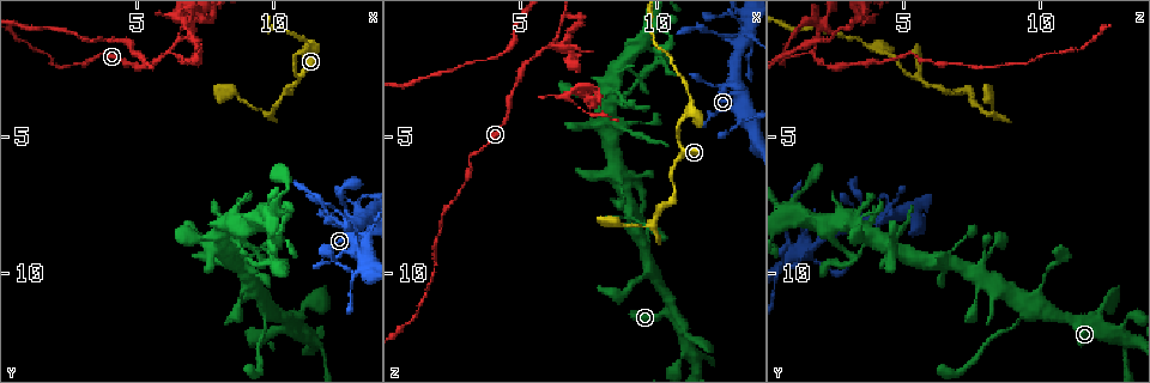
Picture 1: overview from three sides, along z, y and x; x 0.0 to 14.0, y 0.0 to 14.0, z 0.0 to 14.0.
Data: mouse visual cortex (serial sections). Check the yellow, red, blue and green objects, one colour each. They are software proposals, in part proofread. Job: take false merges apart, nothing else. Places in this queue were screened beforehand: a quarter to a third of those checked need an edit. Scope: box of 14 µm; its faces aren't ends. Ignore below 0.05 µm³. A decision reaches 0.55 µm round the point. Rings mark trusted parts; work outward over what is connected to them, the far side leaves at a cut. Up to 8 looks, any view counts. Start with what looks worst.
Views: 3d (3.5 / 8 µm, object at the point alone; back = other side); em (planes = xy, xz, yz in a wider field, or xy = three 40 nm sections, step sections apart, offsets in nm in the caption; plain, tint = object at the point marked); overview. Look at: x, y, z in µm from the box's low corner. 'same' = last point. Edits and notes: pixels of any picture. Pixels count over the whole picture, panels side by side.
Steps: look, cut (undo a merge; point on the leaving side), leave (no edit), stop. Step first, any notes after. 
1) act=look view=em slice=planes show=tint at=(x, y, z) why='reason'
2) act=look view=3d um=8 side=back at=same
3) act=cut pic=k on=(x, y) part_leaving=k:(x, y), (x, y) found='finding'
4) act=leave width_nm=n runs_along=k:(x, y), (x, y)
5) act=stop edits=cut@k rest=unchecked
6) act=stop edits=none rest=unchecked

act=look view=em slice=xy step=1 show=tint at=(9.4, 4.0, 8.3) why='abrupt turn'

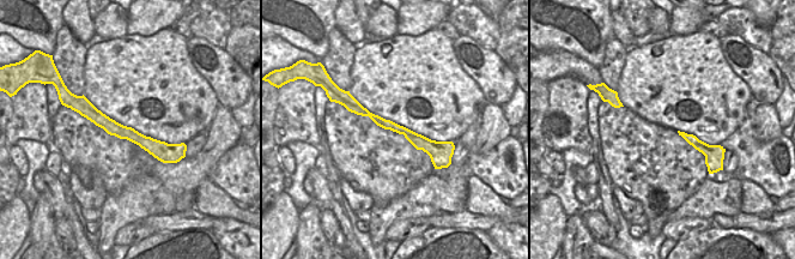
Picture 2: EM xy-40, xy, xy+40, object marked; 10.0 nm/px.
act=look view=3d um=3.5 at=same

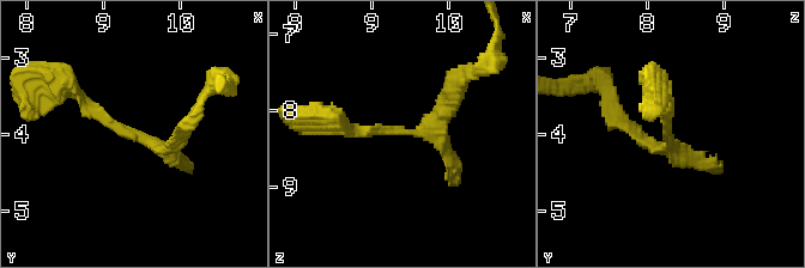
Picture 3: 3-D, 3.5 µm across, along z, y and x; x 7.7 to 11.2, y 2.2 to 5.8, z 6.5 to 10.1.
act=leave width_nm=140 runs_along=2:(80, 109), (159, 150), (175, 150) found='one cell here'

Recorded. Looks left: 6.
act=look view=3d um=8 at=(9.8, 12.1, 8.9) why='thin neck'

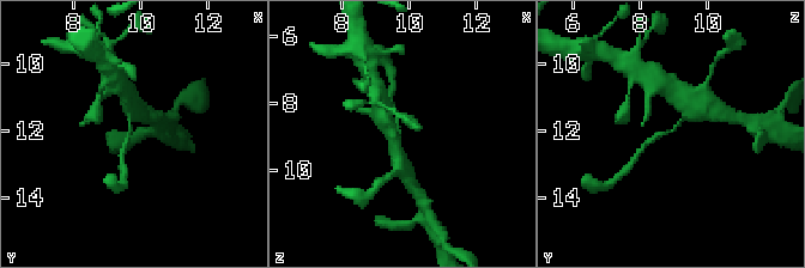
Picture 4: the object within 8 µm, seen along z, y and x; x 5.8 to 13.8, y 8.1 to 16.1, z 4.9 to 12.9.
act=look view=3d um=3.5 at=(9.7, 12.0, 8.9)

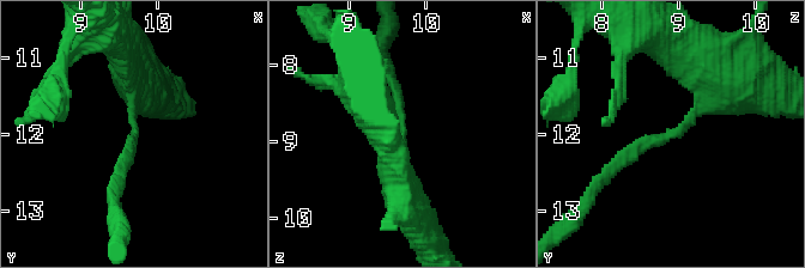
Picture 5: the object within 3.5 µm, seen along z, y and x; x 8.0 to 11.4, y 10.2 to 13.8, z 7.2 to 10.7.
act=look view=em slice=xy step=1 show=tint at=(9.70, 11.95, 8.90) arm_widths_nm=150,300 why='now the EM'

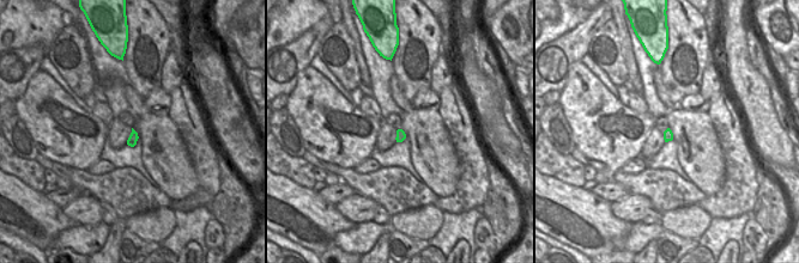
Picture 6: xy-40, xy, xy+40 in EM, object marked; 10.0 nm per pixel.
act=cut pic=5 on=(642, 142) part_leaving=5:(683, 128), (634, 150), (591, 194) found='a second cell is stuck on'

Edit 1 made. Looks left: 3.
act=look view=overview why='see it whole again'

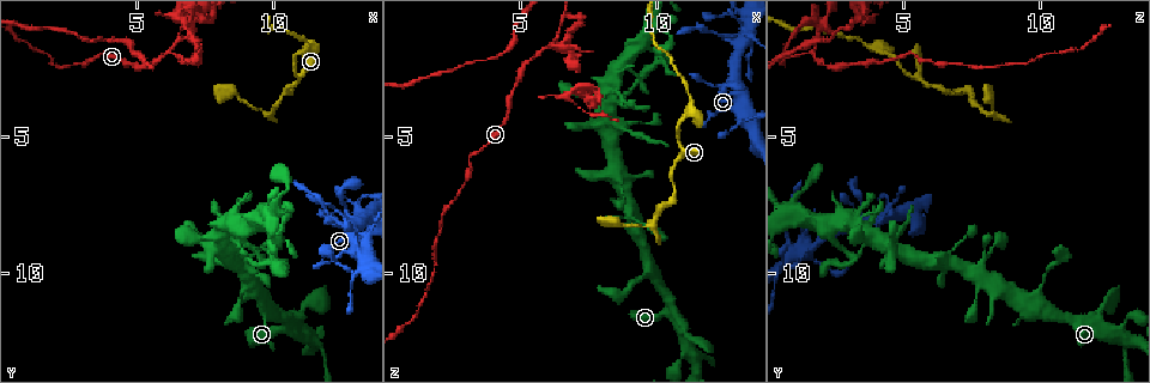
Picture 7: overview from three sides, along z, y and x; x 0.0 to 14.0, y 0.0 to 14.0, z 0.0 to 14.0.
act=look view=3d um=3.5 at=(13.0, 7.5, 4.4) why='abrupt turn'

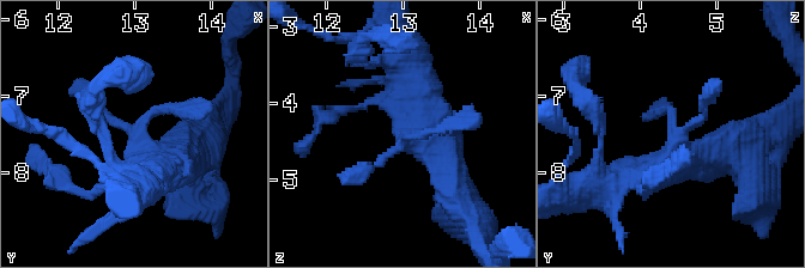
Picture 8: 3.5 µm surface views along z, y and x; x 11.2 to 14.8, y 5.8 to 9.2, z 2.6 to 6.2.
act=look view=em slice=xy step=3 show=tint at=(13.10, 7.60, 4.40)

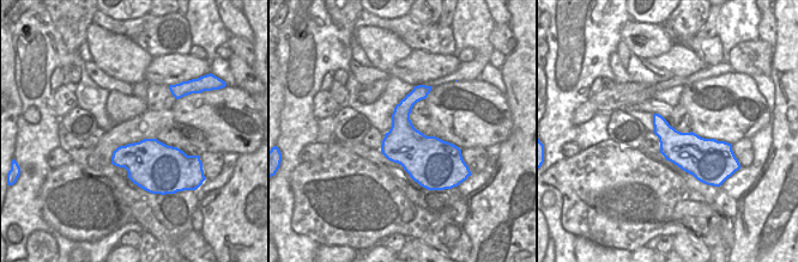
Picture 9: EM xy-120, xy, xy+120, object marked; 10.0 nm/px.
act=leave runs_along=8:(633, 171), (675, 153), (672, 113), (651, 113) found='continuous, no second cell'

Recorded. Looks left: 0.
act=stop edits=cut@5 rest=unchecked

